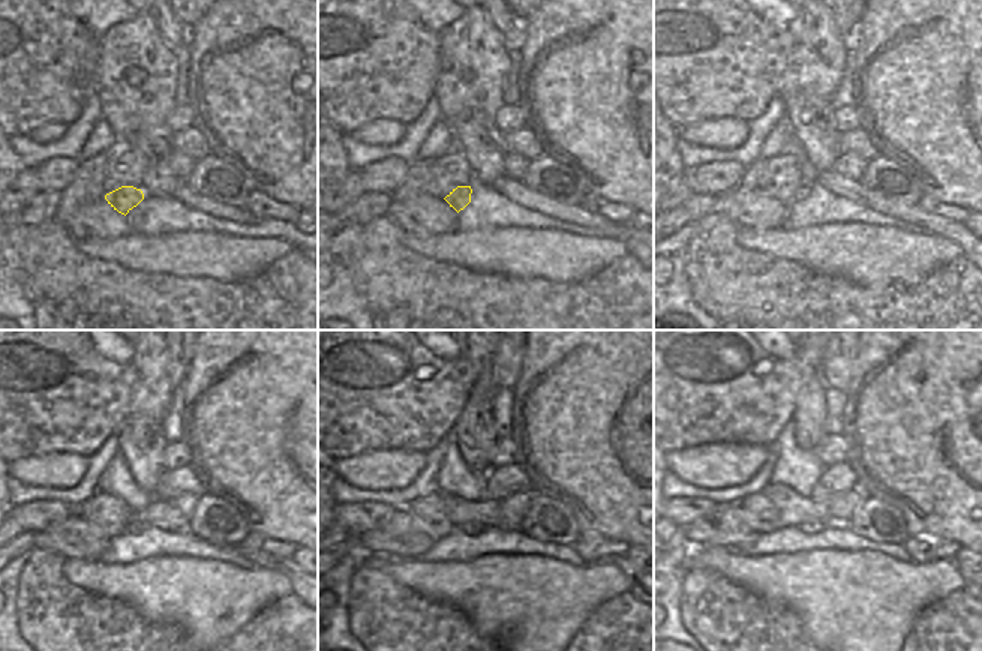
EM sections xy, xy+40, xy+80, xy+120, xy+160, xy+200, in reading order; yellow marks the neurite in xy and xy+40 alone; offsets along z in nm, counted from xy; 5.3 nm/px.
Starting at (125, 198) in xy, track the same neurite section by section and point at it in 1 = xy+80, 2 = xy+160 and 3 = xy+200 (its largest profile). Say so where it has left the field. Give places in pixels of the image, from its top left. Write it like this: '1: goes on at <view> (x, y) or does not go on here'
1: goes on at xy+80 (799, 194)
2: goes on at xy+160 (471, 528)
3: goes on at xy+200 (805, 527)

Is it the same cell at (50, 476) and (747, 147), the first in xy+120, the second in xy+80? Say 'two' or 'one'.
two

